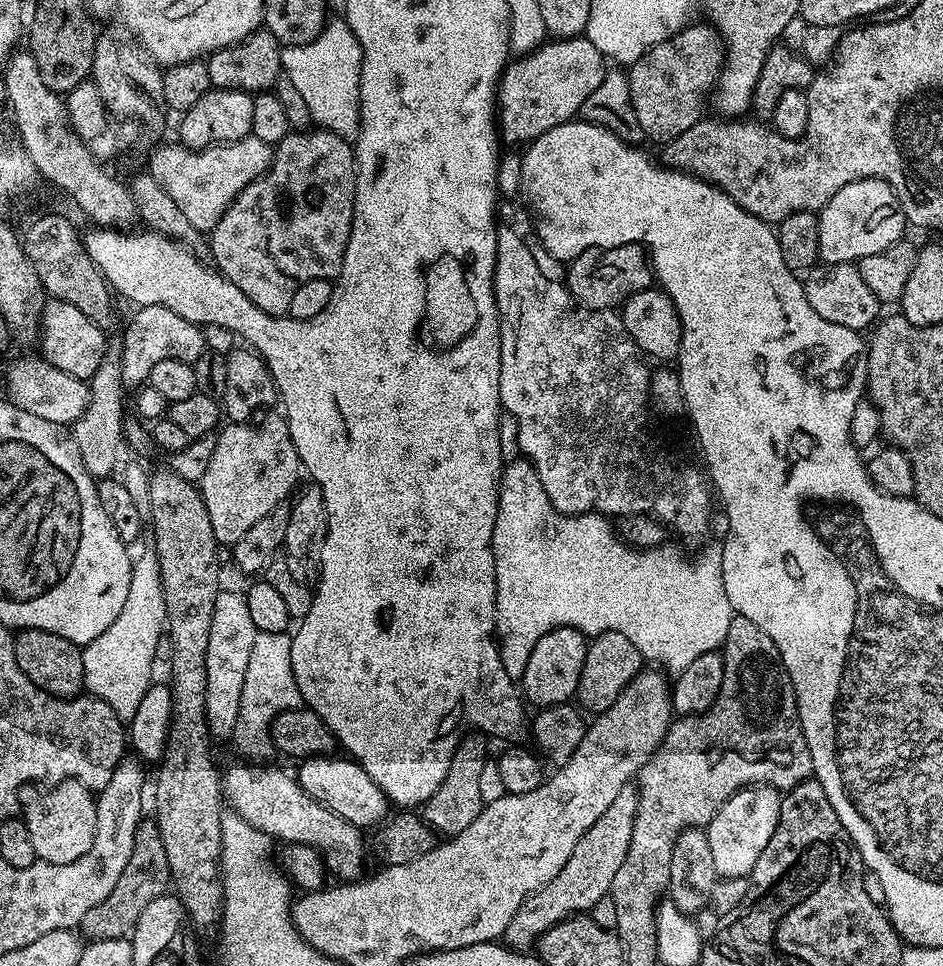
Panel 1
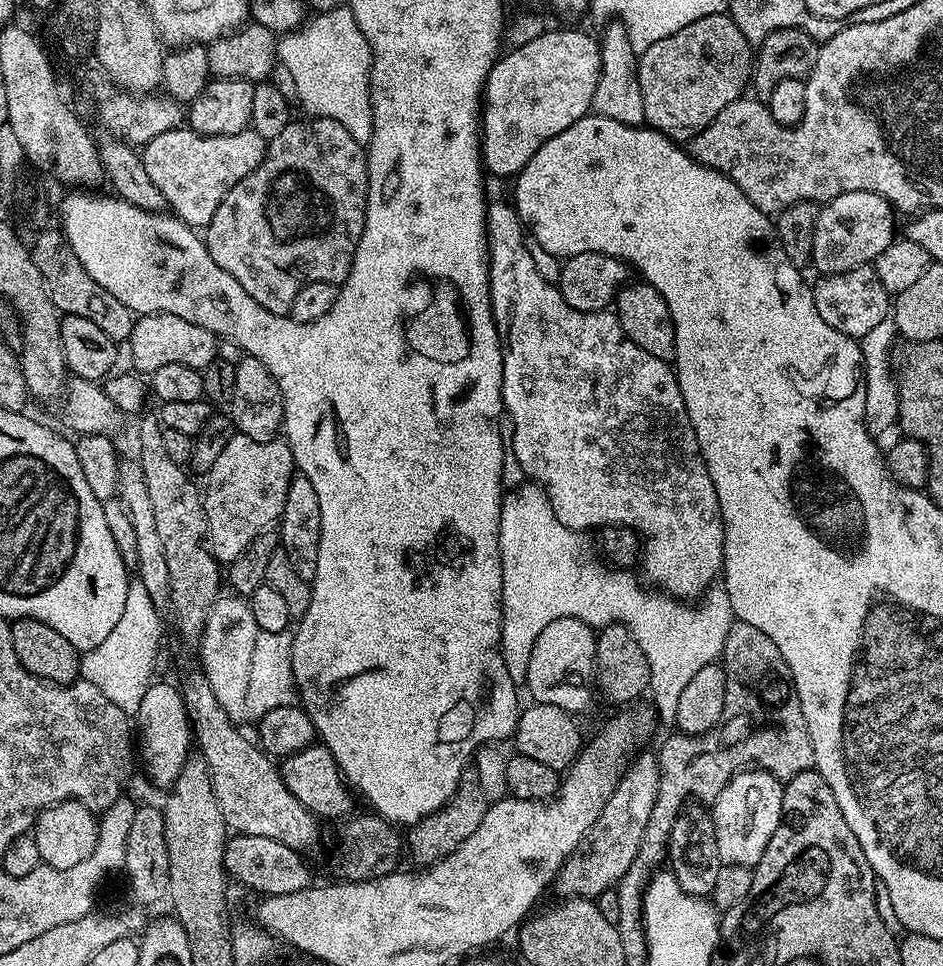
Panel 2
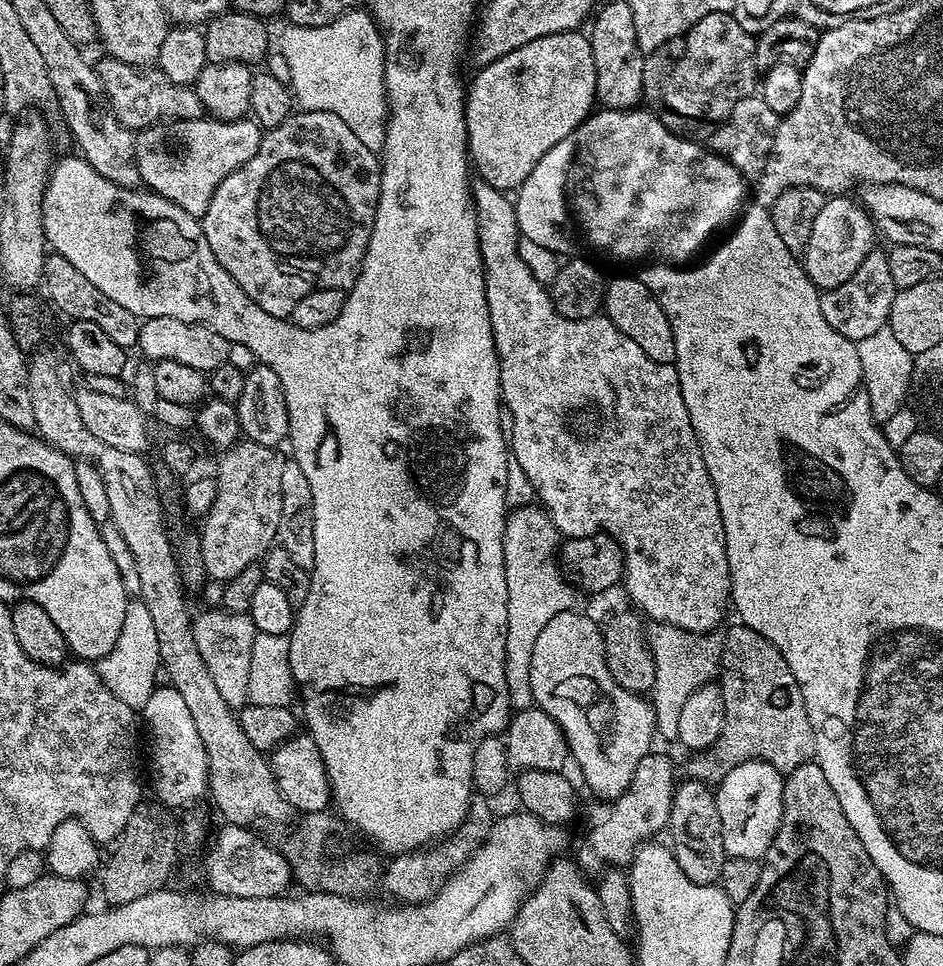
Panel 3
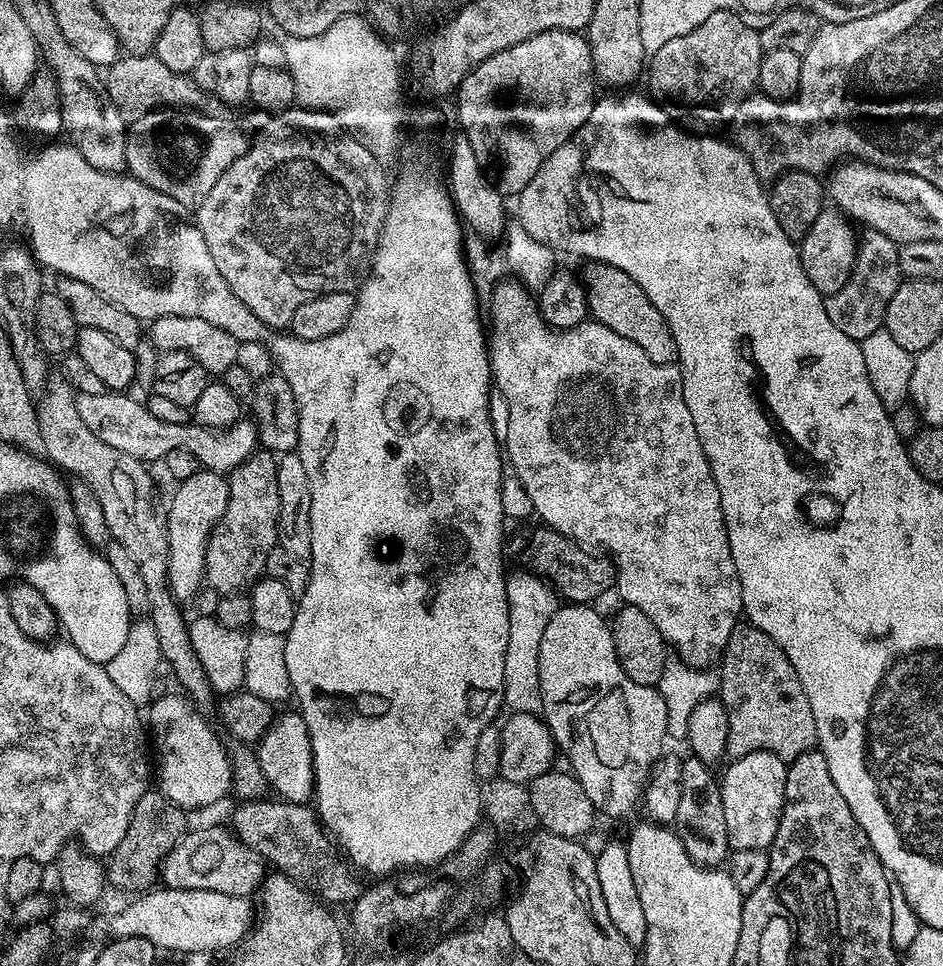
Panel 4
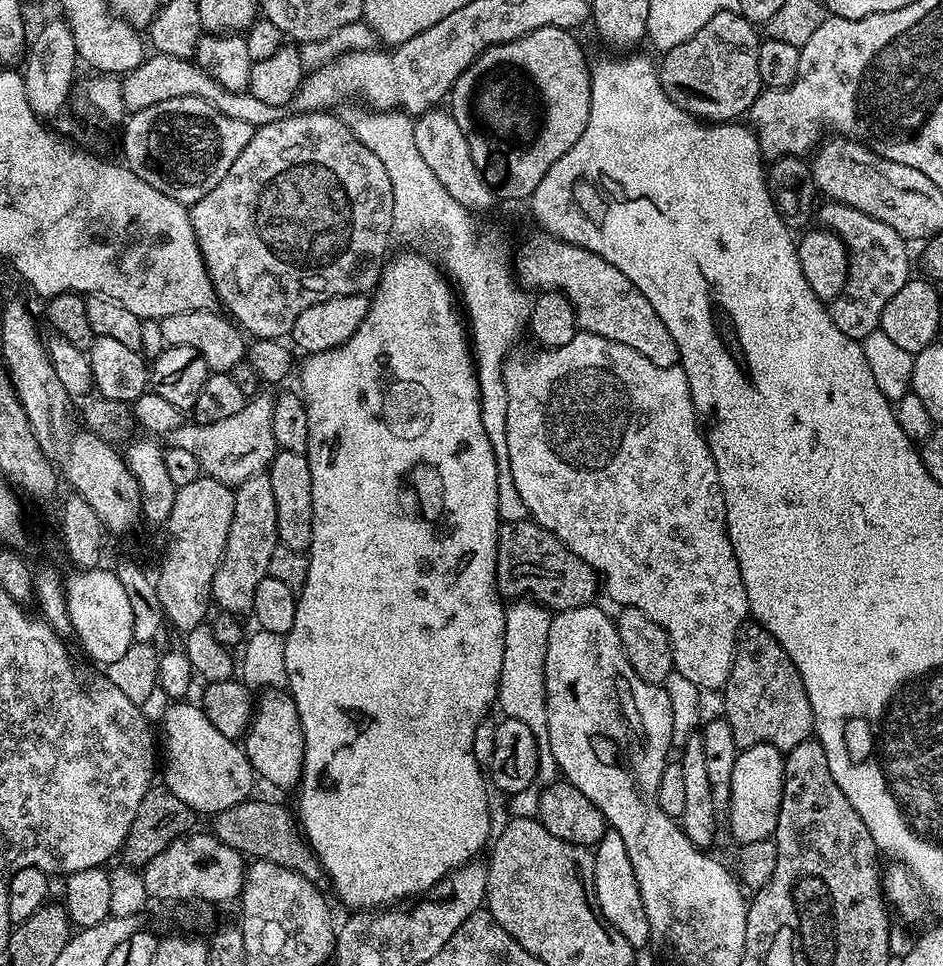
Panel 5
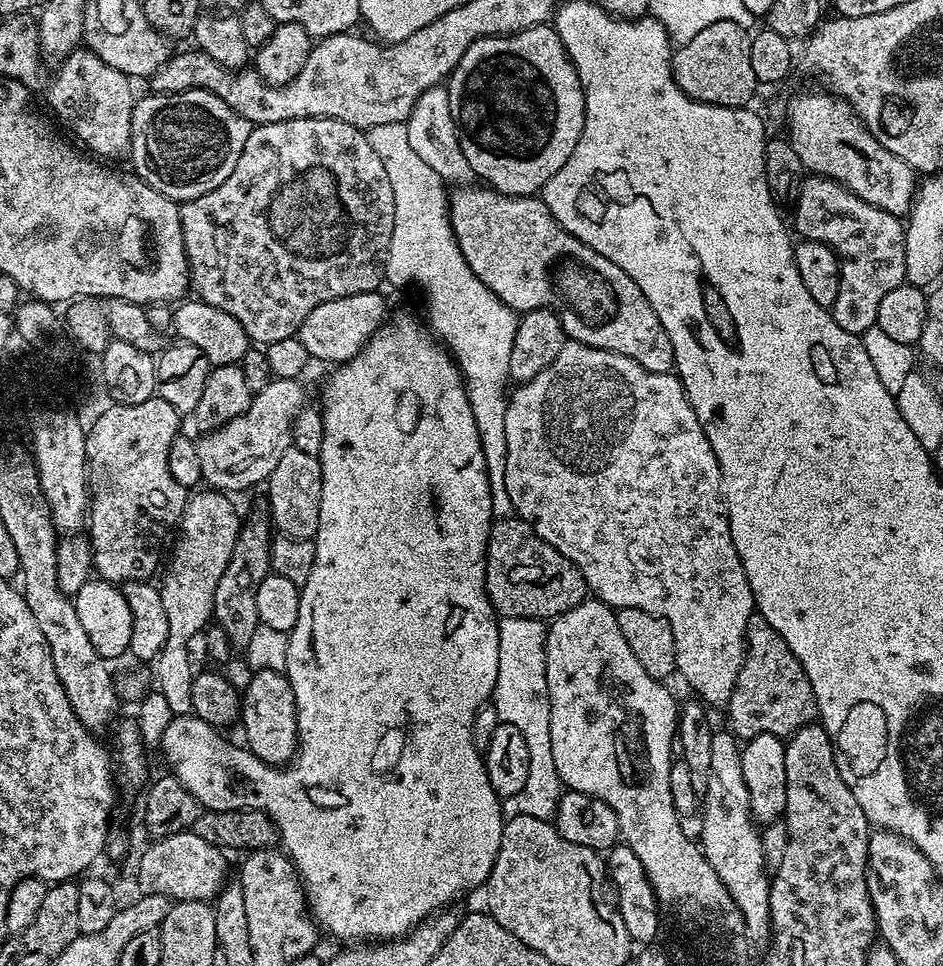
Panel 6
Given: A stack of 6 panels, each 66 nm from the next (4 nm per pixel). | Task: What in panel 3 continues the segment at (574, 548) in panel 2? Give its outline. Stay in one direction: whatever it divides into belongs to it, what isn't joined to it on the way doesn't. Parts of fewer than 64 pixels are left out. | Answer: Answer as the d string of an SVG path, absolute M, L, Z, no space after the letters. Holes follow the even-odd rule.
M529 506L527 508L513 508L510 515L504 521L504 565L506 566L506 594L508 595L508 613L506 614L506 686L510 694L510 702L513 709L519 710L529 707L533 703L532 691L530 690L530 654L534 654L534 642L538 638L538 633L542 631L542 626L554 618L554 614L562 614L573 607L572 595L574 589L567 580L564 579L563 571L558 563L558 533L554 522L540 506ZM653 623L647 629L646 639L652 648L656 663L656 686L654 689L654 703L652 709L656 715L656 735L662 741L676 740L678 721L682 715L682 705L686 698L694 694L706 683L709 683L720 671L720 654L722 644L715 640L712 634L697 634L675 628L669 624Z

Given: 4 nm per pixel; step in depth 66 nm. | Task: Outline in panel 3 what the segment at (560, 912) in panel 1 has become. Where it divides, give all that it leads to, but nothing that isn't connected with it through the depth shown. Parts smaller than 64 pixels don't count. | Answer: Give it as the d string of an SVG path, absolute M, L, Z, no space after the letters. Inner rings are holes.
M659 750L646 753L642 762L638 762L638 770L634 770L632 784L618 799L611 801L609 808L612 809L605 814L604 821L589 830L578 855L580 871L600 874L609 866L631 865L632 855L639 850L640 845L655 837L652 836L655 832L663 833L667 829L673 791L671 758L663 756Z

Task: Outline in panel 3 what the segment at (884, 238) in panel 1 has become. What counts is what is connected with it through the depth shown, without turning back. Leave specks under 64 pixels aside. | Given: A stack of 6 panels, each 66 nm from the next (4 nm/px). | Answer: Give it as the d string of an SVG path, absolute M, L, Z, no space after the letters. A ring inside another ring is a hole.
M836 194L825 199L818 218L814 221L814 230L810 242L802 253L804 272L821 290L842 286L862 266L862 262L873 251L875 240L878 240L876 225L863 203L847 200L844 194Z

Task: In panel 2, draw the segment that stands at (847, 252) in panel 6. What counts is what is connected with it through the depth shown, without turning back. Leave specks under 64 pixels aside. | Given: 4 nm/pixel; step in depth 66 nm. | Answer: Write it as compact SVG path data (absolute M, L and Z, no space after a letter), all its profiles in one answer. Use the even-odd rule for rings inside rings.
M865 266L846 270L842 274L820 276L817 281L812 284L814 306L818 306L822 322L834 326L834 330L842 334L859 338L890 315L890 293L886 286L882 286L882 278L878 278L875 267Z

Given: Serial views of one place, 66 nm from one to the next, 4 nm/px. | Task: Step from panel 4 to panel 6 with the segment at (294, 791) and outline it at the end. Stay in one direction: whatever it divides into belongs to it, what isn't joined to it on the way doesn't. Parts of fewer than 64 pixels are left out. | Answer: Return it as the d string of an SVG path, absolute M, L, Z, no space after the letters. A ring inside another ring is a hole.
M274 670L253 671L248 685L242 688L240 720L244 724L244 740L248 751L262 758L262 762L283 766L296 755L298 718L296 699L284 672Z

